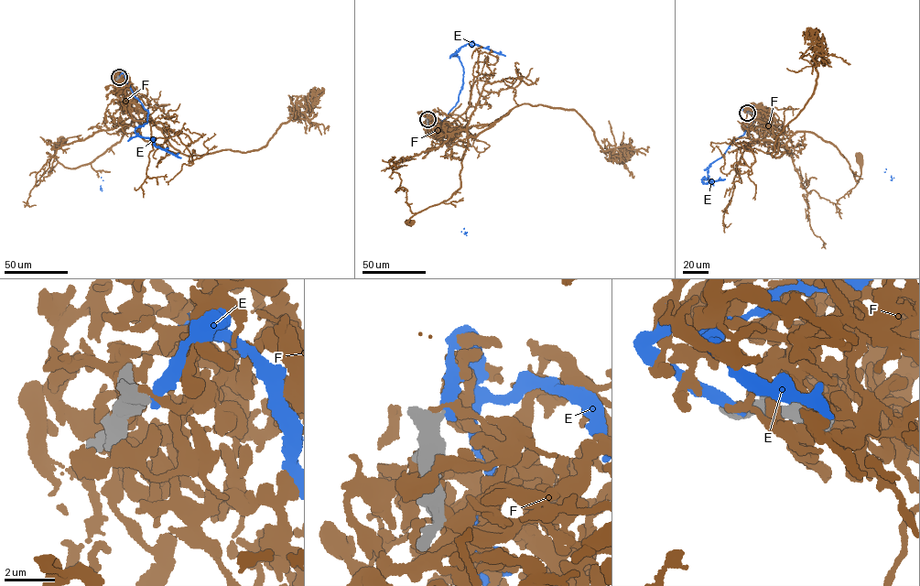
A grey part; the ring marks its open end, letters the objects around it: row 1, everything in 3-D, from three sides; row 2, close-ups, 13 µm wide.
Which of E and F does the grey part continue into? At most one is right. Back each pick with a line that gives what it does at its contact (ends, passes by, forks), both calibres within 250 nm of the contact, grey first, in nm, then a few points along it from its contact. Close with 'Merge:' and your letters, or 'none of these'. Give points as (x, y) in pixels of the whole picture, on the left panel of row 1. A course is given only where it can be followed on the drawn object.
Merge: none of these

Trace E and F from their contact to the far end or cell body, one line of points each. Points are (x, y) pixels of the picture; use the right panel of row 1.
E: (747, 113), (744, 108), (753, 114), (752, 123), (709, 165), (708, 178), (701, 179), (705, 183), (725, 179)
F: (747, 113), (759, 112), (773, 131), (792, 135), (814, 132), (833, 144), (858, 182), (860, 158)

